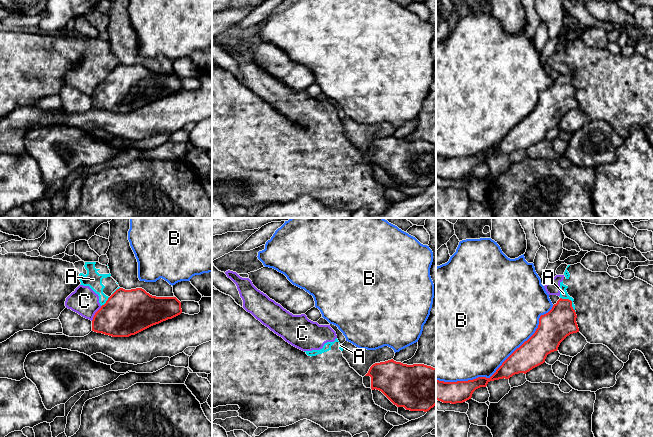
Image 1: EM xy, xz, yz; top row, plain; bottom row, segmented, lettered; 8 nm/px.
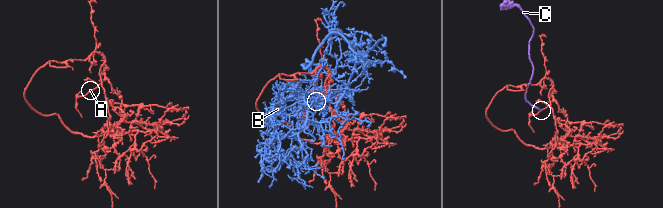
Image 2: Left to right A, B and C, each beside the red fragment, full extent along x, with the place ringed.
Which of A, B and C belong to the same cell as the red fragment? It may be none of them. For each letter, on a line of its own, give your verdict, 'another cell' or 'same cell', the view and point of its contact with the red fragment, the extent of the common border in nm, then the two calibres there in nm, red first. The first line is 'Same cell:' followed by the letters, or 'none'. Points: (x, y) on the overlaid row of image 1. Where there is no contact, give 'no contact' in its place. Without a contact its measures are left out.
Same cell: none
A: another cell; meets red in yz at (571, 301); contact 180 nm long; 260 nm thick on the red side, 60 nm on the other
B: another cell; meets red in yz at (500, 366); contact 1100 nm long; 220 nm thick on the red side, 500 nm on the other
C: another cell; meets red in xy at (95, 313); contact 150 nm long; 360 nm thick on the red side, 220 nm on the other

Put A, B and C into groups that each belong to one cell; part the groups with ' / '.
A C / B

